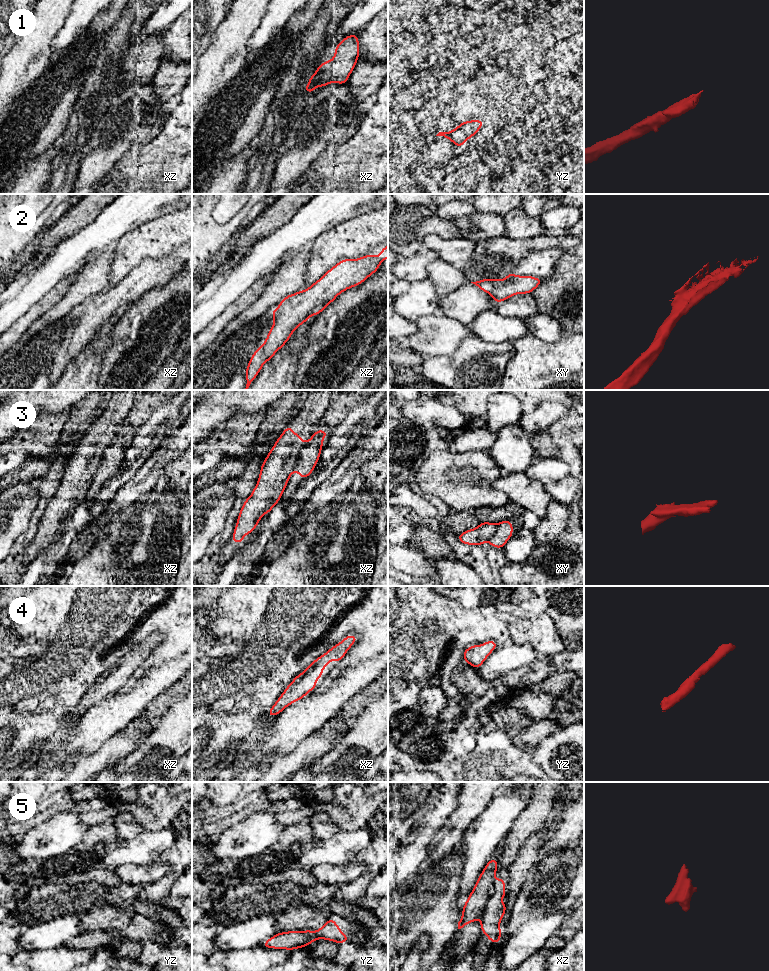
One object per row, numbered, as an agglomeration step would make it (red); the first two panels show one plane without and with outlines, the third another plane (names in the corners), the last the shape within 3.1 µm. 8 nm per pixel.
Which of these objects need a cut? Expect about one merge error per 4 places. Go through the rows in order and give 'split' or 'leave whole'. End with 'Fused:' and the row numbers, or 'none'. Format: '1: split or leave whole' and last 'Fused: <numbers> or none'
1: leave whole
2: leave whole
3: split
4: leave whole
5: split
Fused: 3, 5

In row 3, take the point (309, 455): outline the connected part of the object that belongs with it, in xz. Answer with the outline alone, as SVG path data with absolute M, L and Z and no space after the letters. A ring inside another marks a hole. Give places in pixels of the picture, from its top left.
M319 429L312 434L300 450L293 473L296 471L302 479L305 479L314 471L323 448L323 439L327 437L327 433L327 431Z

